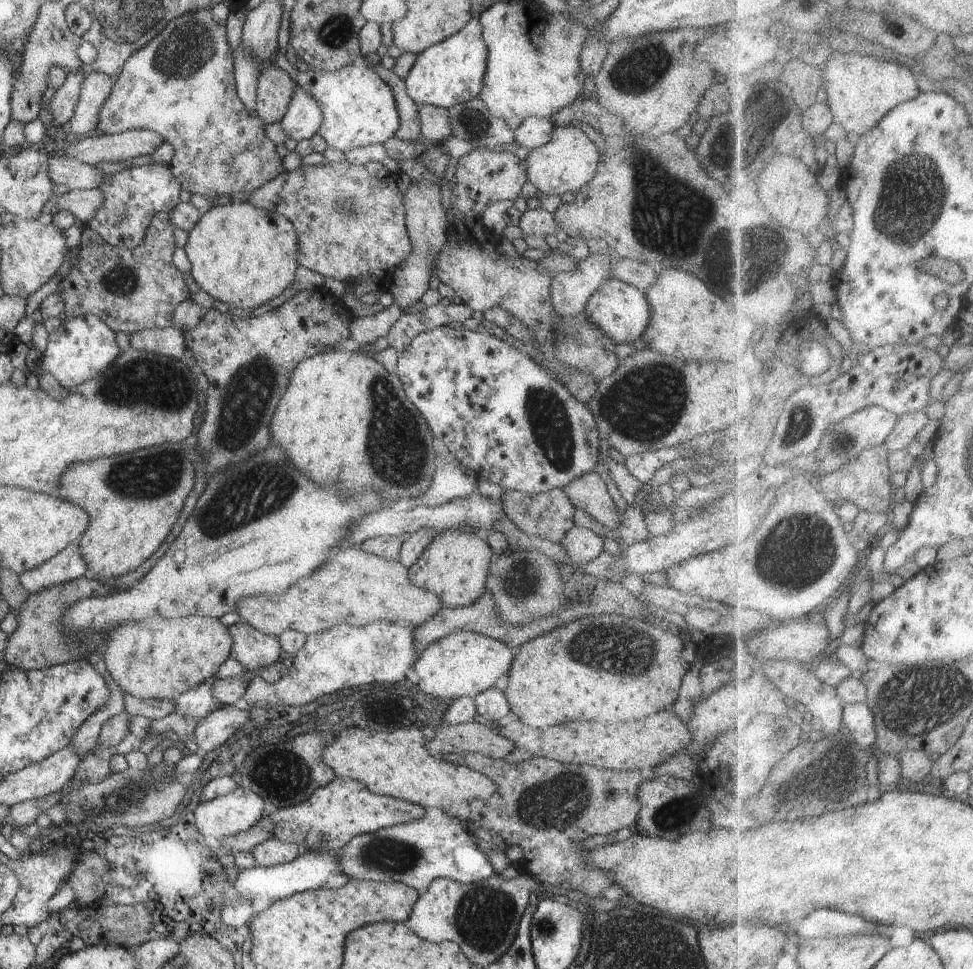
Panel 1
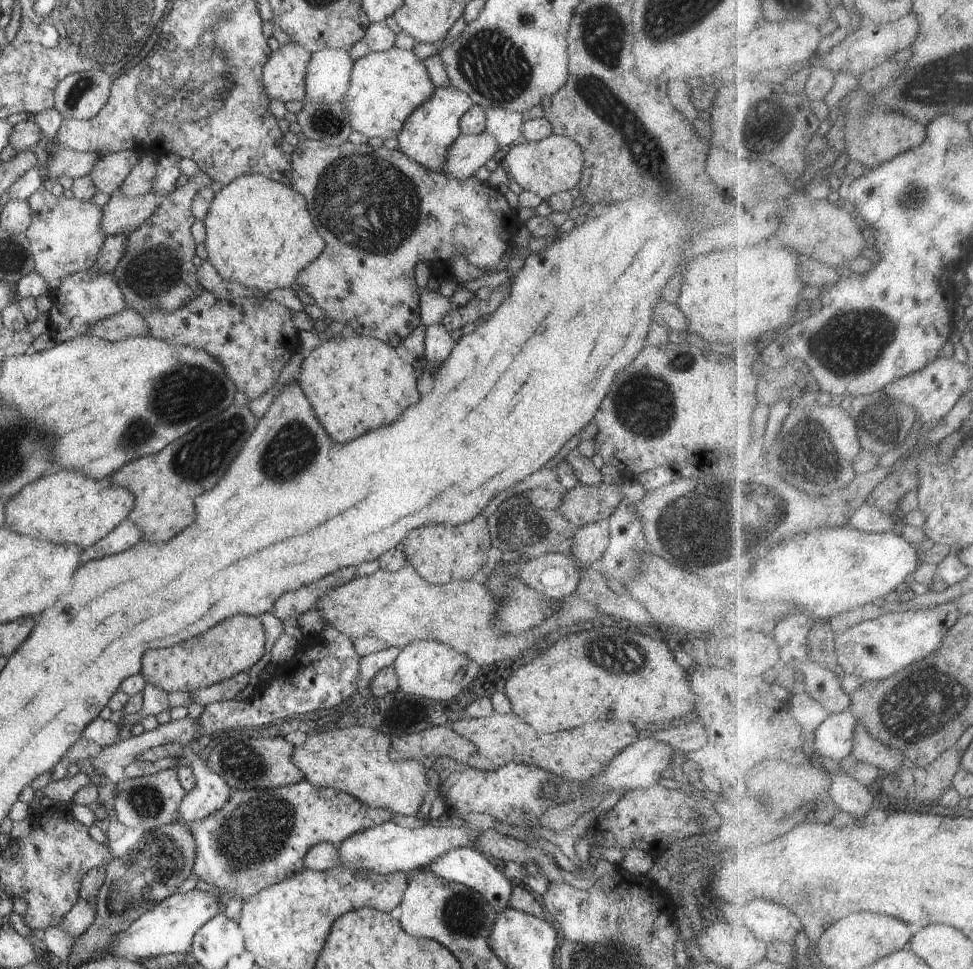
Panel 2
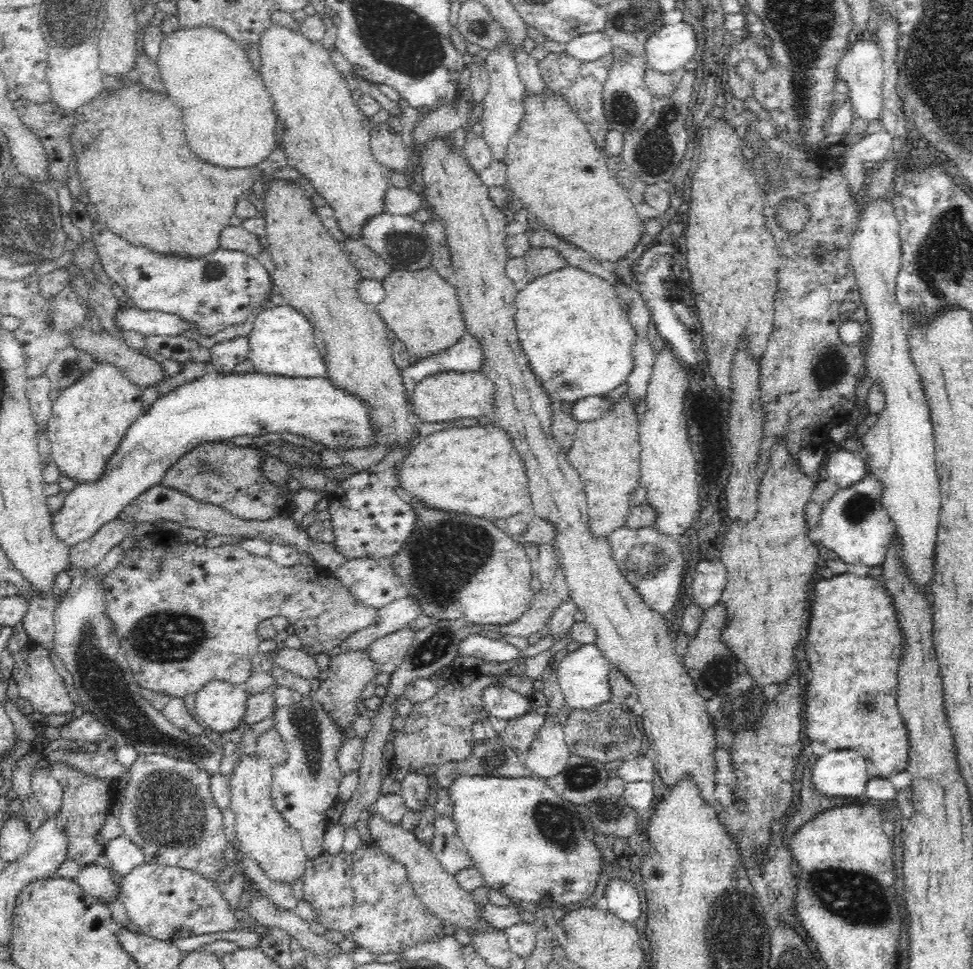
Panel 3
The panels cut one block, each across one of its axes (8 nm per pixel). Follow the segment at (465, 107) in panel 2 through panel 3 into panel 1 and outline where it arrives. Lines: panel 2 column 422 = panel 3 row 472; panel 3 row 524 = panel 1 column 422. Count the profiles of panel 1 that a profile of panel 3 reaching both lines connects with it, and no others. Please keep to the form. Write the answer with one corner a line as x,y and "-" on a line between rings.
472,17
460,32
421,52
405,81
410,98
416,104
431,104
448,110
454,105
478,97
487,69
487,44
479,18

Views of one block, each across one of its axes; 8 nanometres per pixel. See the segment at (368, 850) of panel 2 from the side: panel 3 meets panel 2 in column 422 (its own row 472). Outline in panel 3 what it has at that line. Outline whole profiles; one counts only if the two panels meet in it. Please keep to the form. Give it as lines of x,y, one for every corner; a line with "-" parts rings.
842,422
834,428
831,429
829,440
831,440
836,449
834,449
833,453
826,457
826,461
824,462
824,467
826,472
828,473
829,480
834,481
840,488
852,486
852,483
858,482
861,478
864,478
864,475
867,472
867,464
865,463
865,459
862,453
853,453
848,451
842,447
842,442
850,435
851,424
848,422

